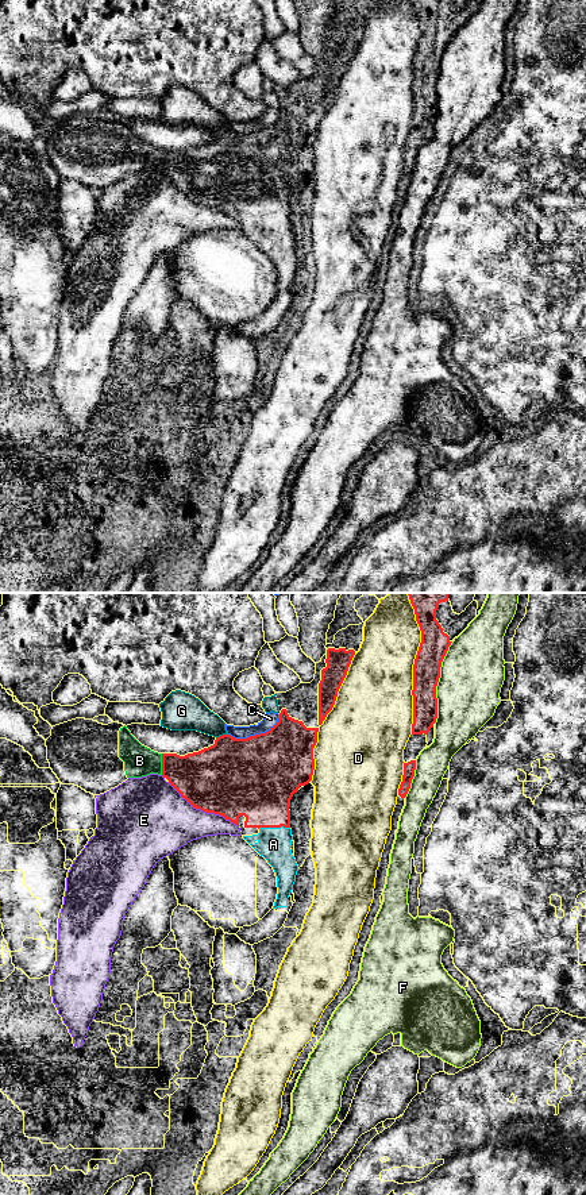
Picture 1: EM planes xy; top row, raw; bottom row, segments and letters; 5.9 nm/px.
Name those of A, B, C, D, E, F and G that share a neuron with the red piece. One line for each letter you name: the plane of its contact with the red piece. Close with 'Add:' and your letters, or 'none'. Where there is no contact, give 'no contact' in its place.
A: xy
B: xy
Add: A, B

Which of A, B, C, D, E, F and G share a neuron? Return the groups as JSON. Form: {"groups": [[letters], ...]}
{"groups": [["A", "B"], ["C"], ["D"], ["E"], ["F"], ["G"]]}

